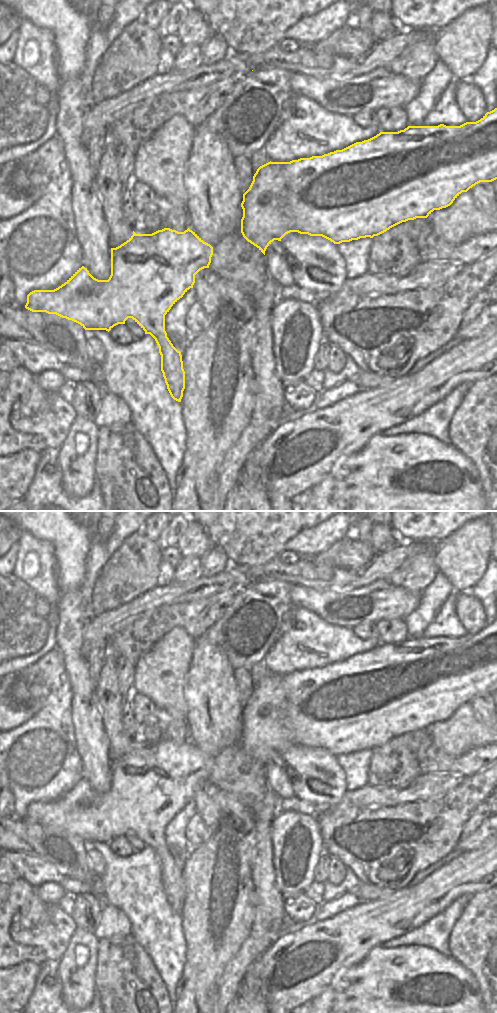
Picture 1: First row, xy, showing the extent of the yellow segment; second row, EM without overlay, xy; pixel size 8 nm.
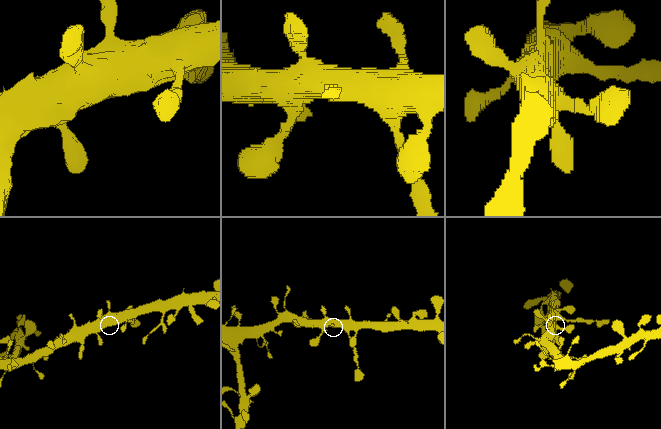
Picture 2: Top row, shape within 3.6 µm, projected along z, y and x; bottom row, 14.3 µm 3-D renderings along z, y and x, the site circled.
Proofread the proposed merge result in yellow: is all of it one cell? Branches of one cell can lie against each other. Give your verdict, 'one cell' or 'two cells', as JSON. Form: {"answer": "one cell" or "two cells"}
{"answer": "one cell"}

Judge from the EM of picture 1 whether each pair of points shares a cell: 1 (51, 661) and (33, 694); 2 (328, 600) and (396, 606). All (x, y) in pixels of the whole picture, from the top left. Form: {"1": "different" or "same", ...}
{"1": "same", "2": "same"}

